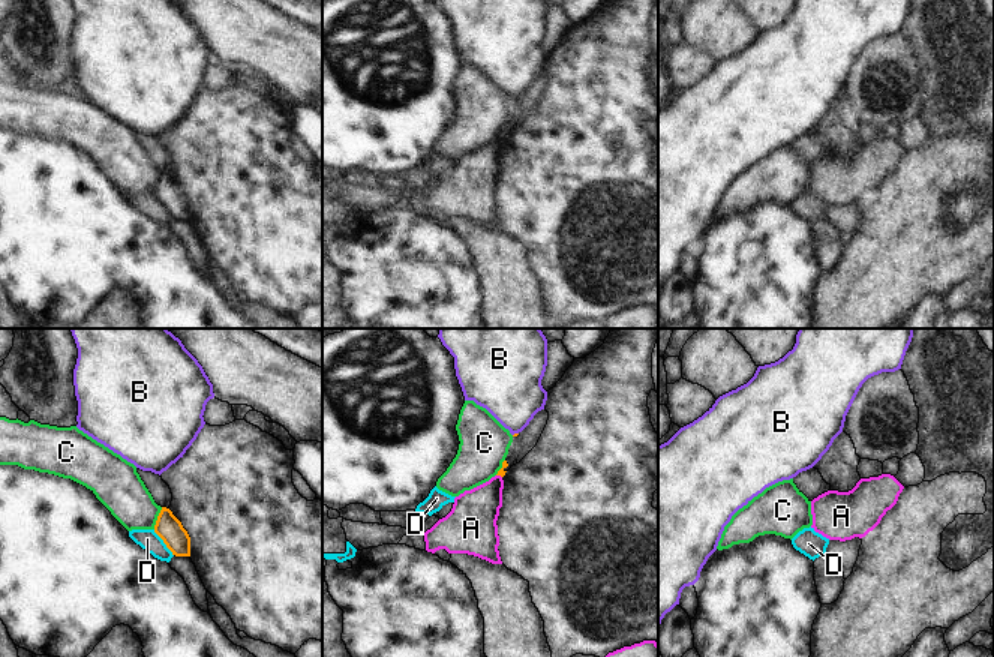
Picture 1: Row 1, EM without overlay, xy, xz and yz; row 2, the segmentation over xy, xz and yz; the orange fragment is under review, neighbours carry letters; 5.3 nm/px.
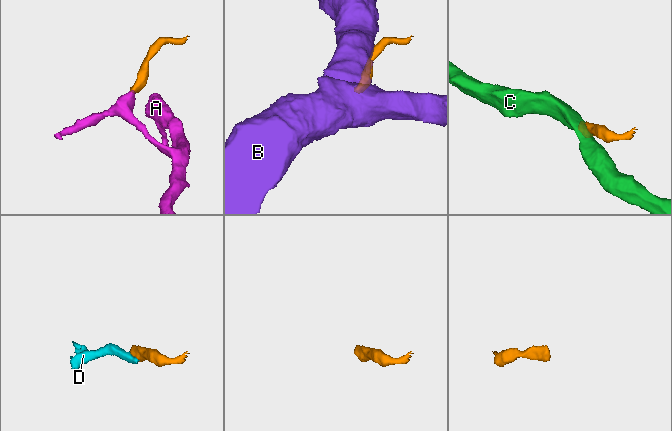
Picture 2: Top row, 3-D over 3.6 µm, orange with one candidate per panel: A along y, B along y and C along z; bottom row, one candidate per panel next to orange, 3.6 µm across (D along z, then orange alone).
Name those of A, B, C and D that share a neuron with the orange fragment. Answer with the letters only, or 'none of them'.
none of them

